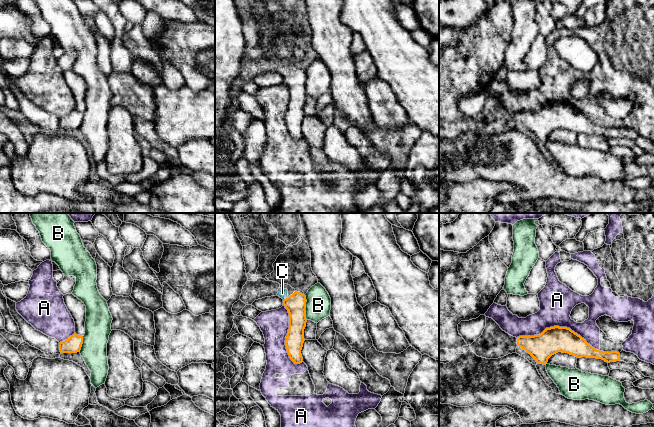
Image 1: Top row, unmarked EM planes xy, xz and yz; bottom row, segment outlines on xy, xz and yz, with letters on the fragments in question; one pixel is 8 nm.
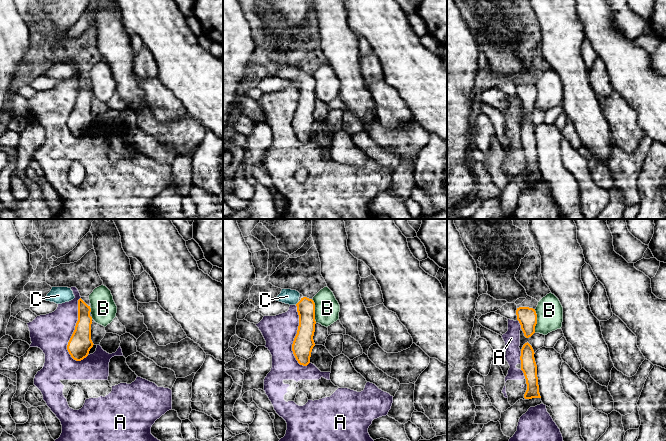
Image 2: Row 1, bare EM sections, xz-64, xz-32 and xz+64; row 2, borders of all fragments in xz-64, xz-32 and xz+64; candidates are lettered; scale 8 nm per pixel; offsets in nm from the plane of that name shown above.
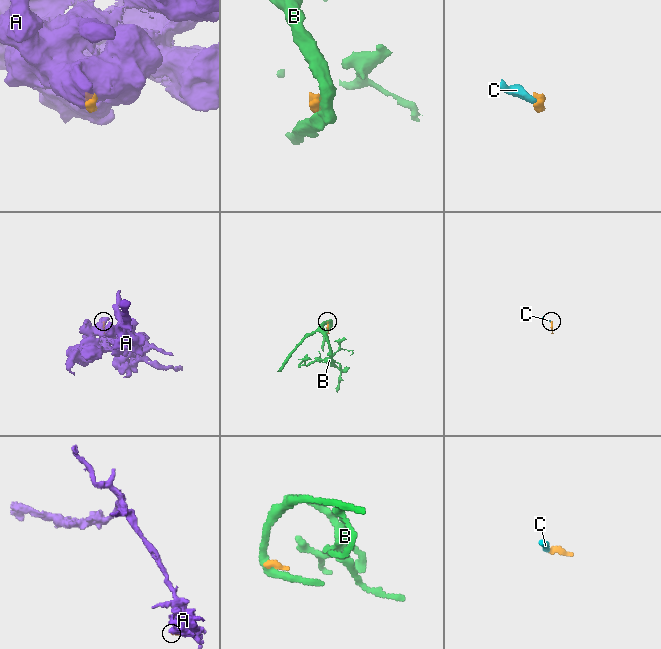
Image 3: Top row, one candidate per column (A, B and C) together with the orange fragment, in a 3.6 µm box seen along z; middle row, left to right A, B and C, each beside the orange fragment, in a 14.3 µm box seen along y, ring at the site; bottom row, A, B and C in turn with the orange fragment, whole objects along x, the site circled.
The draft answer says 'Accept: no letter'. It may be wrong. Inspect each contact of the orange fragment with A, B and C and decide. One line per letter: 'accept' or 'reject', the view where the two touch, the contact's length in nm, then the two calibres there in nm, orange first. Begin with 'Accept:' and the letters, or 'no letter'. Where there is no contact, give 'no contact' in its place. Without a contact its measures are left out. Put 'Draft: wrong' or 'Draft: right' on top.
Draft: wrong
Accept: C
A: reject; contact in yz; length 650 nm; calibres 220 and 280 nm
B: reject; contact in xz; length 200 nm; calibres 160 and 200 nm
C: accept; contact in xz; length 50 nm; calibres 160 and 80 nm

